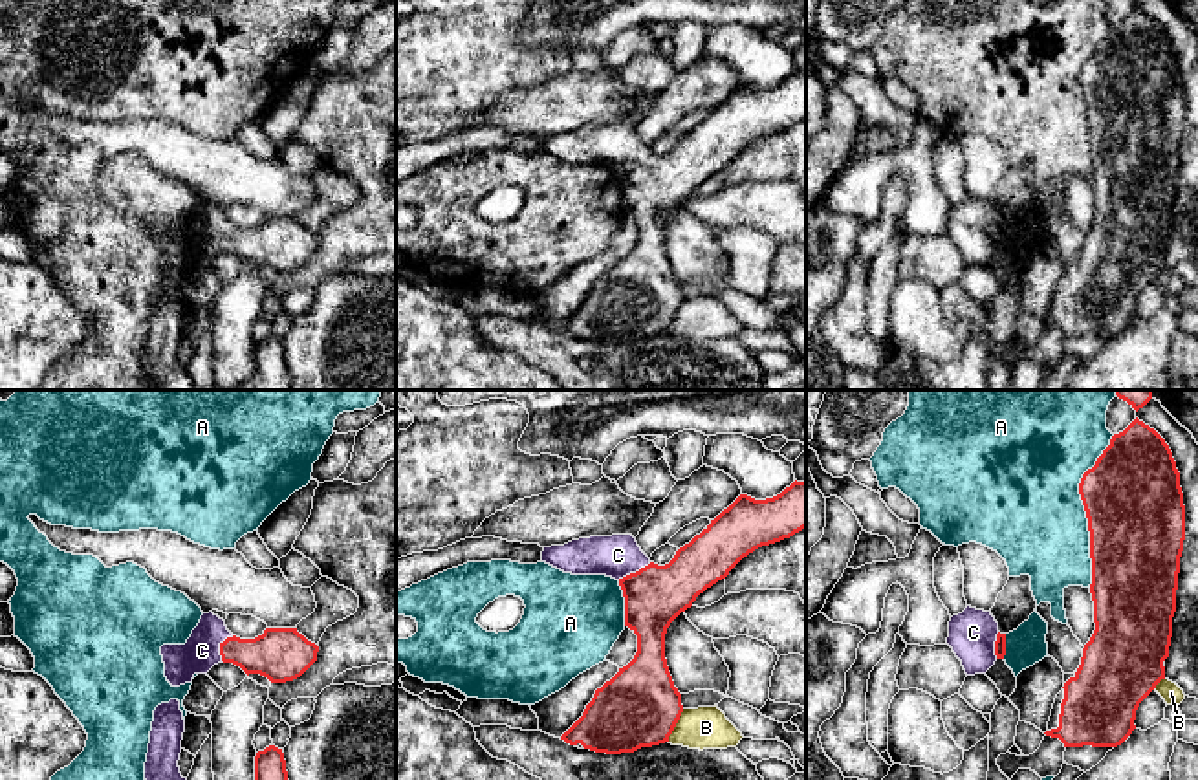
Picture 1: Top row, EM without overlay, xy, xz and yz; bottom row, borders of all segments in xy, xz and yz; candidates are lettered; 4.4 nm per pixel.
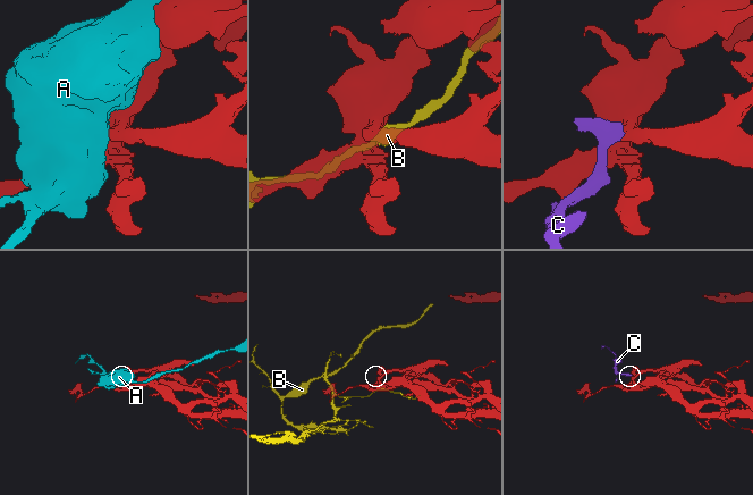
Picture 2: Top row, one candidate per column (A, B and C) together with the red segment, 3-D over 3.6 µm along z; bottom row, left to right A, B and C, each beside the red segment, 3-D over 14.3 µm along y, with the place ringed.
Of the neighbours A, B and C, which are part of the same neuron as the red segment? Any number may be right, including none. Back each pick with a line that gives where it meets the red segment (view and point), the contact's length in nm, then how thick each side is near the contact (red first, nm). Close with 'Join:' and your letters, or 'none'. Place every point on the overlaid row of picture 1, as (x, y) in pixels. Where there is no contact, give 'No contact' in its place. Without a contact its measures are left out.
C: Touches red at xz (636, 572). Shared border 170 nm. Thickness 260 nm (red) against 190 nm
Join: C

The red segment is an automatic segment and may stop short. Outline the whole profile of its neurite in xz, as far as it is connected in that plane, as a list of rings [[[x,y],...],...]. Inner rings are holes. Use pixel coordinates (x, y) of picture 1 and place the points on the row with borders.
[[[793,482],[780,494],[766,500],[755,500],[740,494],[727,509],[724,509],[711,524],[696,535],[689,544],[680,547],[674,558],[665,564],[654,564],[637,546],[632,535],[590,536],[572,540],[564,546],[544,547],[542,562],[572,575],[606,575],[619,582],[625,597],[625,626],[637,635],[637,652],[634,659],[619,668],[619,672],[595,690],[583,716],[561,736],[570,745],[581,743],[584,749],[606,754],[634,753],[641,747],[652,747],[669,742],[681,712],[681,694],[674,687],[665,659],[665,634],[670,623],[707,588],[725,579],[729,571],[749,553],[762,546],[780,542],[806,527],[806,482]]]

